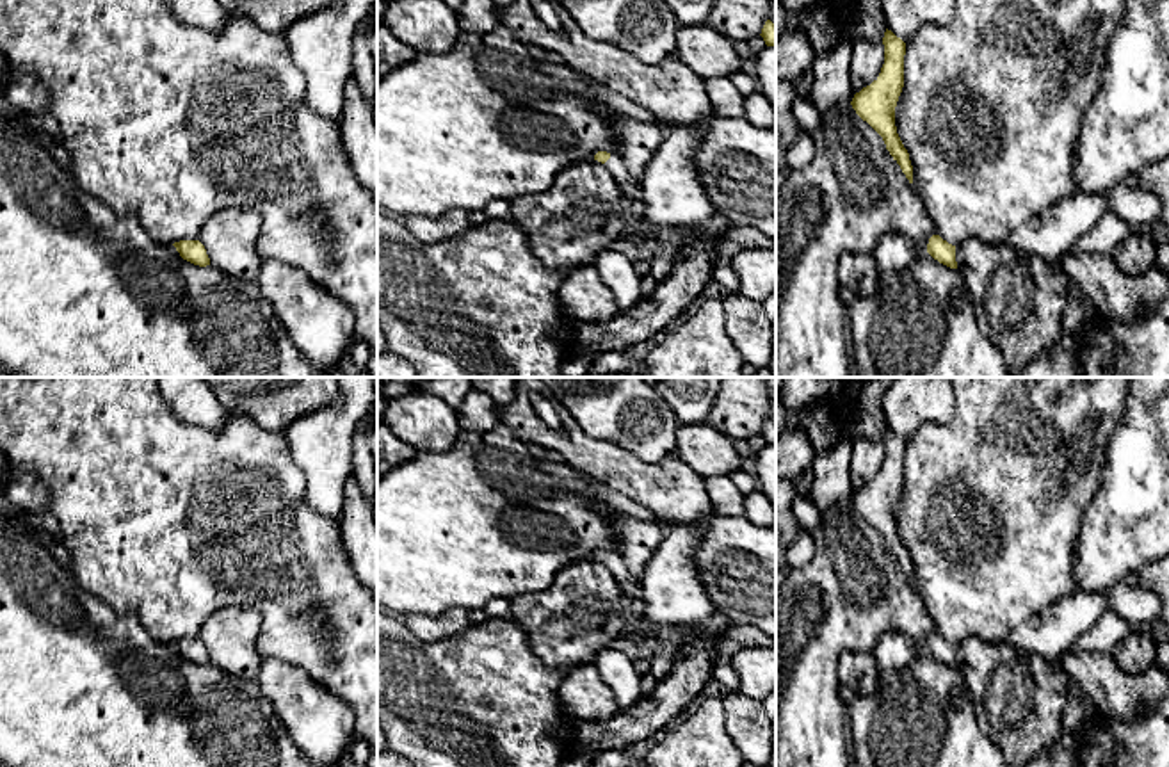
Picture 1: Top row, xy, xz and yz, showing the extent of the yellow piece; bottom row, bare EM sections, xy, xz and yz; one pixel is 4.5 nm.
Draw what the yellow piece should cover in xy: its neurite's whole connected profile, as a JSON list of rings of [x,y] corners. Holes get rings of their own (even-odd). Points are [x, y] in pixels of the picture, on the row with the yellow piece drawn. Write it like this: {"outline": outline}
{"outline": [[[180,240],[173,244],[180,256],[194,265],[206,267],[210,258],[205,246],[199,240]]]}

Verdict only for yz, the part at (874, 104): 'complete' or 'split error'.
complete

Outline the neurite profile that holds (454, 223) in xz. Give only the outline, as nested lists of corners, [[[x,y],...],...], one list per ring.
[[[450,210],[436,219],[429,219],[425,215],[407,215],[404,226],[413,237],[425,244],[439,244],[463,235],[473,226],[473,222],[468,212]]]

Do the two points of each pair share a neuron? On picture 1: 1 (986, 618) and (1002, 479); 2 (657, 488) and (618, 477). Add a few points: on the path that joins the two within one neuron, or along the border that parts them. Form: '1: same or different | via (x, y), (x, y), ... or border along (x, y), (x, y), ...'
1: same | via (986, 584), (1007, 549), (1002, 513)
2: same | via (648, 483), (627, 477)

